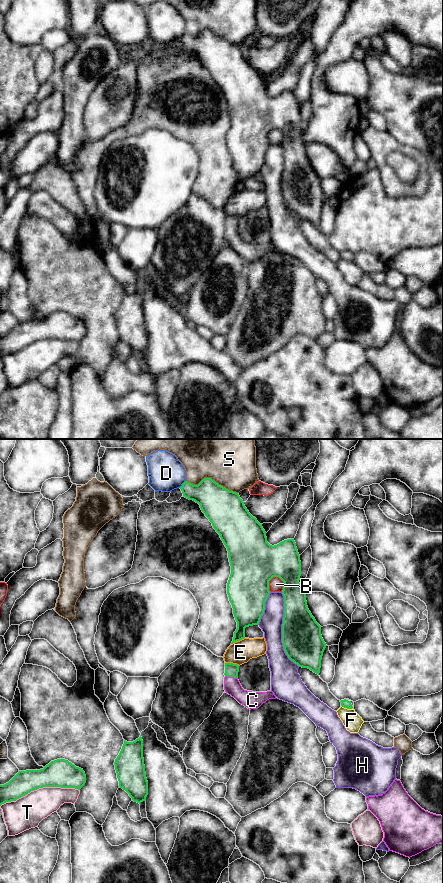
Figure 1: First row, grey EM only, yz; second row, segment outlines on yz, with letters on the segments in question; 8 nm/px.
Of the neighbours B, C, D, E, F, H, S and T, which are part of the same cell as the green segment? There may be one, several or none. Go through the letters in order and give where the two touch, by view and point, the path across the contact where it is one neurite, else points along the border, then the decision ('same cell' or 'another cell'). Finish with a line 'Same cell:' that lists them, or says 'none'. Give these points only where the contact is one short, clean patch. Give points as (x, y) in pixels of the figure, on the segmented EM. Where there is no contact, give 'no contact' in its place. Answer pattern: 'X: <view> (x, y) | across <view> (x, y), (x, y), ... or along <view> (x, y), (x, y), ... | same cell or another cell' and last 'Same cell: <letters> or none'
B: yz (268, 582) | another cell
C: yz (231, 676) | across yz (231, 670), (231, 676), (231, 683), (251, 700) | same cell
D: yz (182, 484) | another cell
E: yz (232, 663) | another cell
F: yz (346, 707) | another cell
H: yz (282, 630) | another cell
S: yz (211, 479) | another cell
T: yz (39, 787) | another cell
Same cell: C

